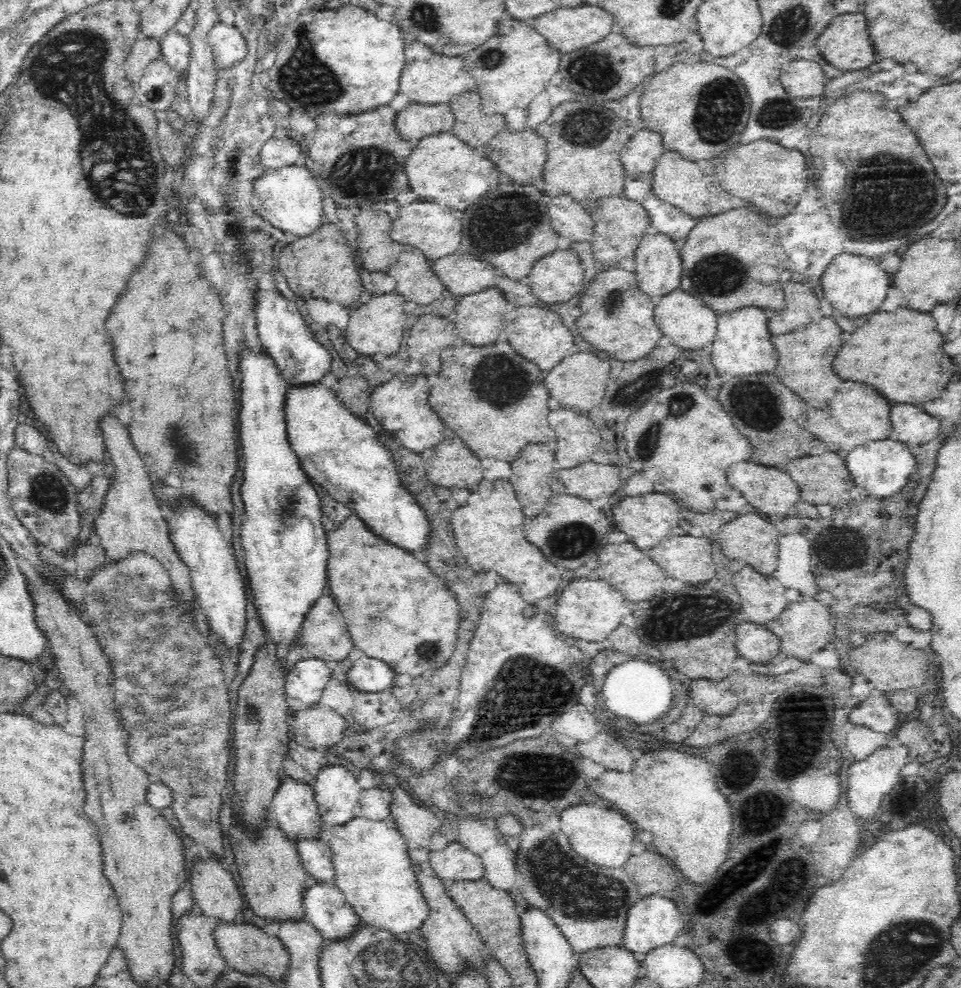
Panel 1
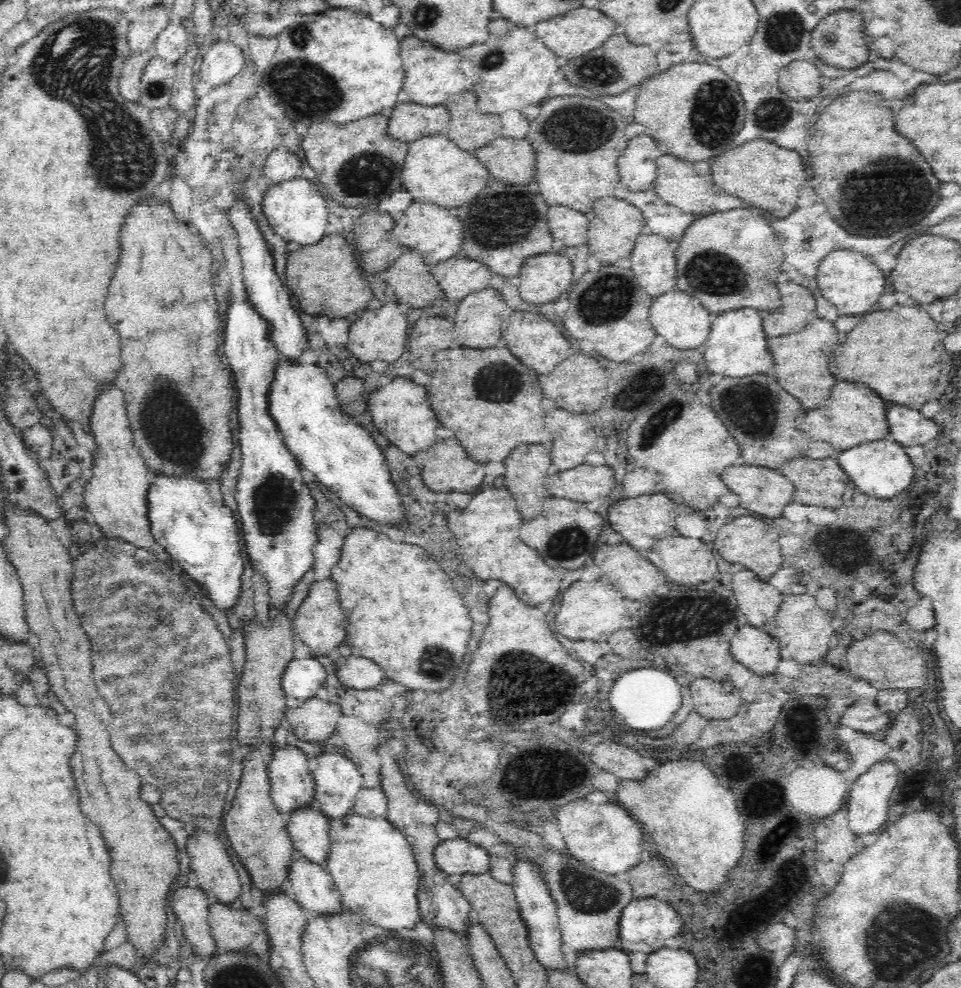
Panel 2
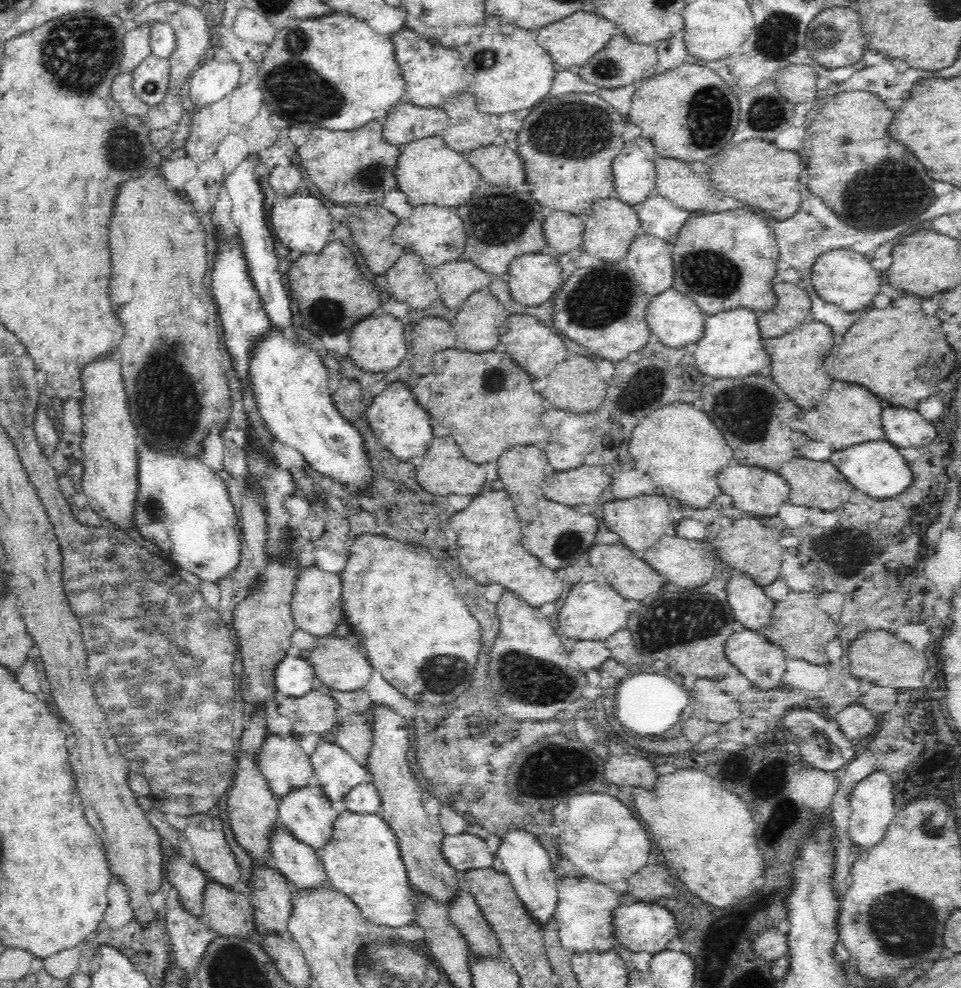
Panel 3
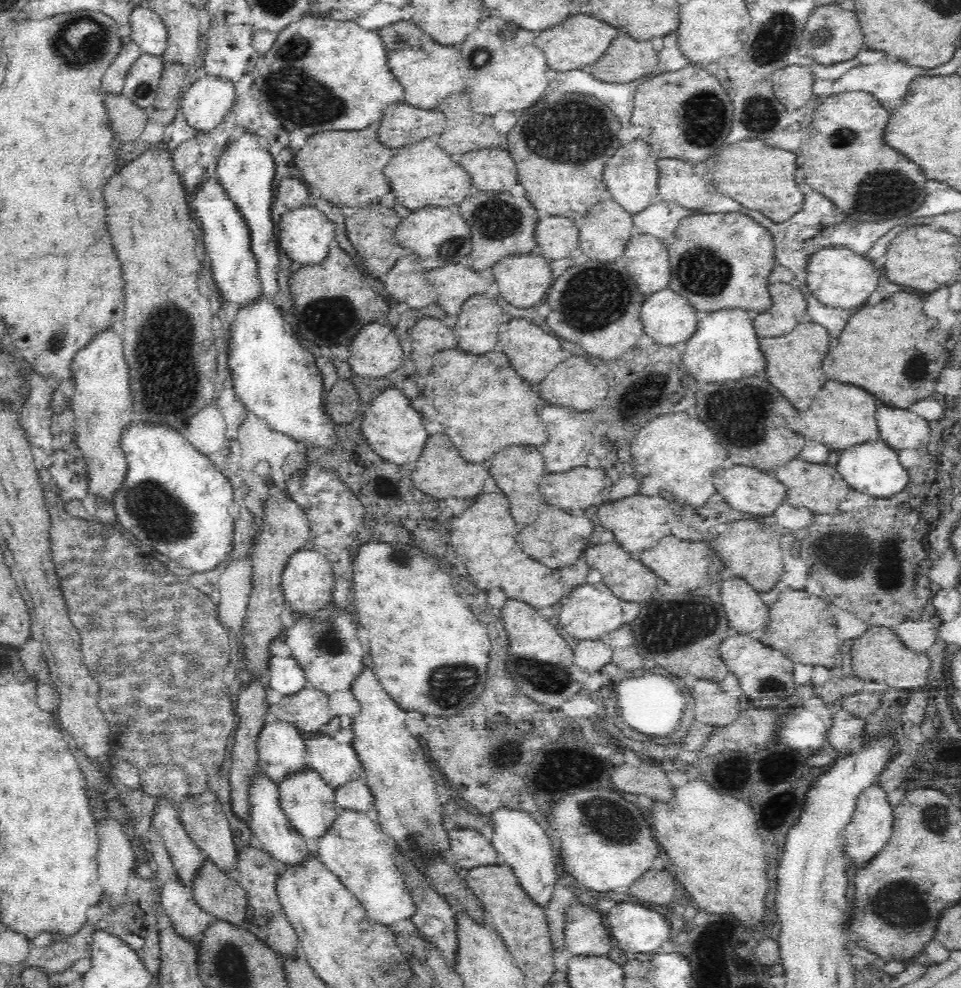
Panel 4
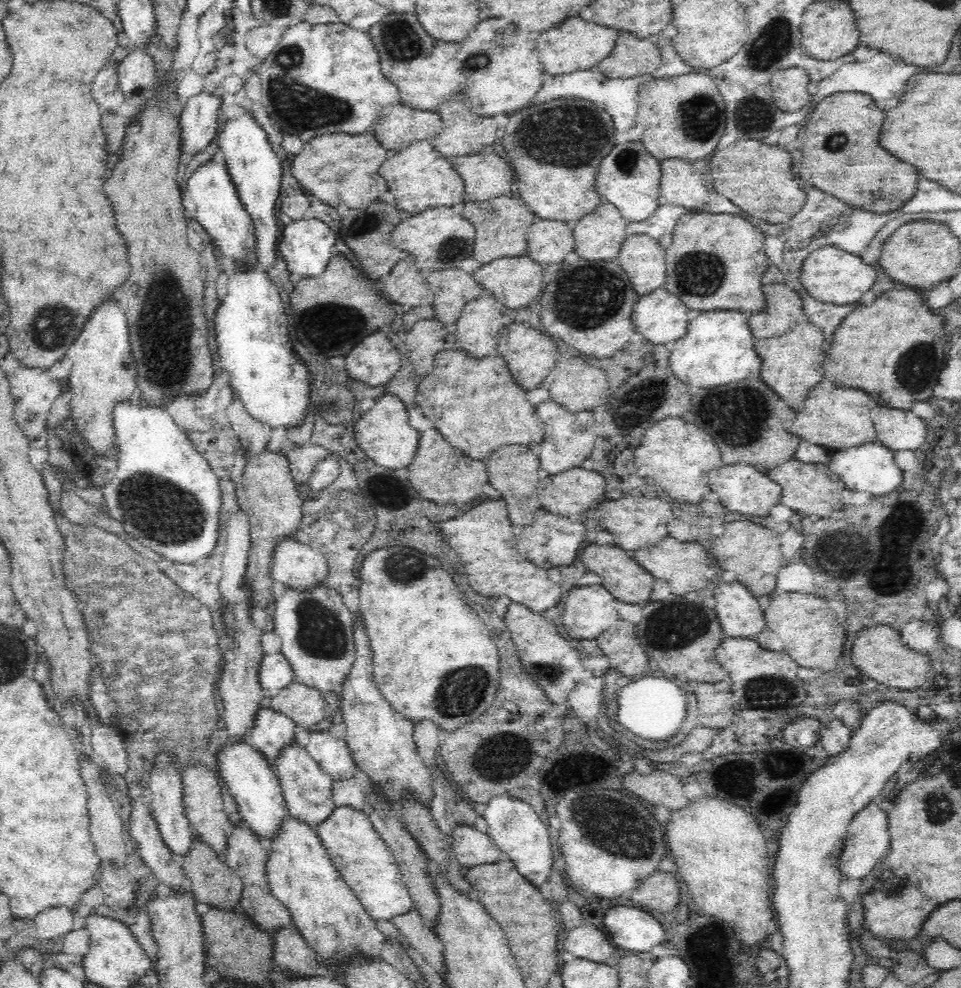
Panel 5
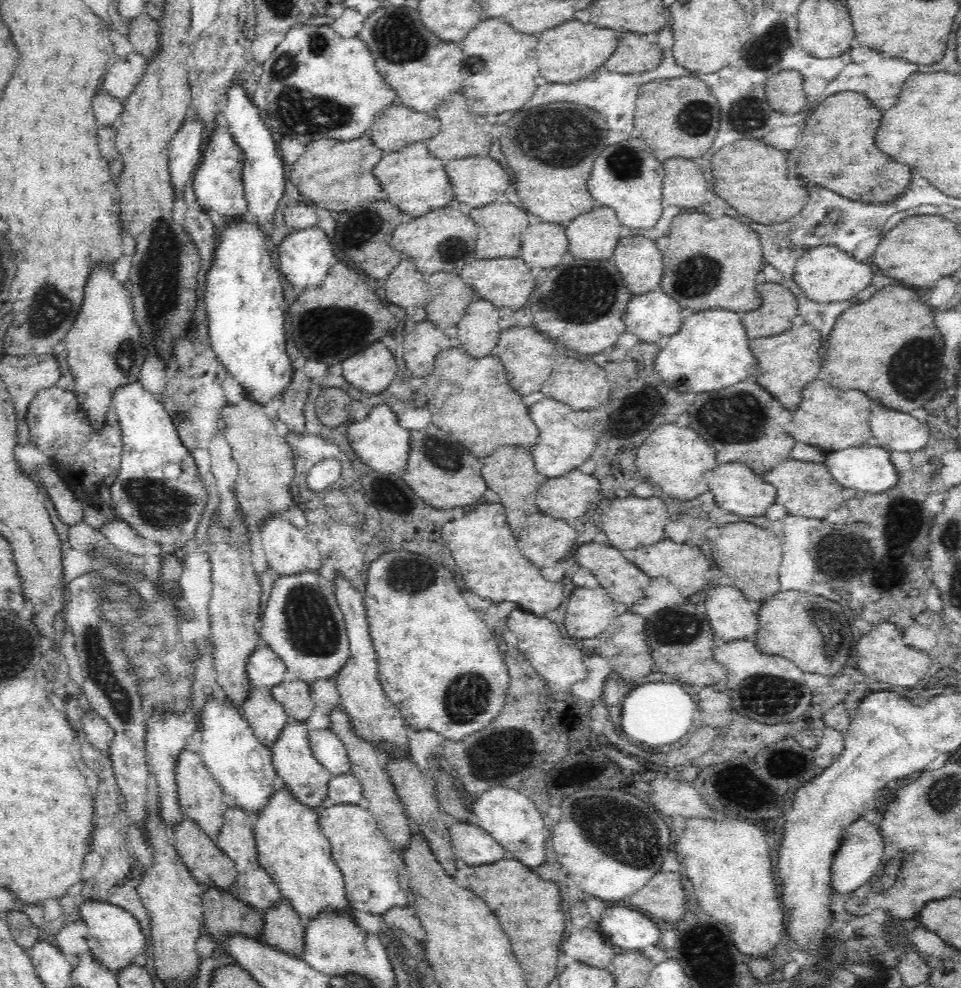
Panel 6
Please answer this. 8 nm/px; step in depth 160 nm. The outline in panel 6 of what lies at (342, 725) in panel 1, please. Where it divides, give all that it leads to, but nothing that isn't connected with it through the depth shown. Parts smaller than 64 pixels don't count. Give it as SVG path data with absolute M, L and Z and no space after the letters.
M302 680L282 681L278 686L274 686L270 693L274 700L285 708L289 718L295 721L305 721L317 710L310 696L310 686Z

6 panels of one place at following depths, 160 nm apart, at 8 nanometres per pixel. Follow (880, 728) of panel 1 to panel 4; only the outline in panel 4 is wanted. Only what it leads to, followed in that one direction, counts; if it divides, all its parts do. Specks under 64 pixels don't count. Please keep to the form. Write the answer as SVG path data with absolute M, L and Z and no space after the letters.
M842 708L833 716L833 725L828 730L828 740L832 747L846 750L848 743L864 735L866 718Z

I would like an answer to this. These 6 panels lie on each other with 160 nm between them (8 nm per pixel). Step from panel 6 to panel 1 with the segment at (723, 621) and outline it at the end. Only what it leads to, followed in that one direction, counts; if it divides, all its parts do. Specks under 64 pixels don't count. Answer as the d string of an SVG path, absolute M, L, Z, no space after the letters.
M745 564L733 574L742 612L750 622L763 625L778 618L788 606L787 588L772 574L762 574Z

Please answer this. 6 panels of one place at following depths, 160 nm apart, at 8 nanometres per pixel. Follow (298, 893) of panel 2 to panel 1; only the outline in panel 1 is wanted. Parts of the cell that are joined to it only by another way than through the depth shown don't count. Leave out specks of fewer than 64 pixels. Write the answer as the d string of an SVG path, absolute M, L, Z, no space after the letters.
M311 880L308 887L306 916L326 942L346 942L364 927L358 913L336 886Z

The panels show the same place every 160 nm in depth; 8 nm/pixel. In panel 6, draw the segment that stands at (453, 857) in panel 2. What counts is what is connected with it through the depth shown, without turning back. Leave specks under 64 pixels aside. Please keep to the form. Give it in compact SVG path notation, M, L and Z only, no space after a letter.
M457 821L449 827L449 834L456 858L470 866L504 859L504 848L479 825Z

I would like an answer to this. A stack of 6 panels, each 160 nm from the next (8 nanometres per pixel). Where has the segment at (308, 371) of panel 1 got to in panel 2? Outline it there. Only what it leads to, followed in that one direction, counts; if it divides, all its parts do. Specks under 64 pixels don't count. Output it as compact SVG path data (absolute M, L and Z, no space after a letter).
M234 202L233 208L230 210L230 220L236 229L239 240L239 253L243 264L243 282L248 302L254 307L259 318L267 324L271 342L274 343L279 354L288 362L302 363L302 356L310 351L306 328L300 320L299 311L294 310L294 306L292 306L289 290L282 285L282 280L276 275L274 261L265 245L263 235L259 233L249 215L249 208L243 202Z

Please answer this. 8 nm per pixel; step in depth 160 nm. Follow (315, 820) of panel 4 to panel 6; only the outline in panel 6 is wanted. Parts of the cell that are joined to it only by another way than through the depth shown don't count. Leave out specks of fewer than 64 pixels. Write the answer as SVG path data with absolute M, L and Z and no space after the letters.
M289 718L286 728L282 730L282 734L270 749L279 782L290 791L295 801L320 814L327 806L325 801L328 799L329 783L333 775L326 771L314 757L307 732L304 721Z

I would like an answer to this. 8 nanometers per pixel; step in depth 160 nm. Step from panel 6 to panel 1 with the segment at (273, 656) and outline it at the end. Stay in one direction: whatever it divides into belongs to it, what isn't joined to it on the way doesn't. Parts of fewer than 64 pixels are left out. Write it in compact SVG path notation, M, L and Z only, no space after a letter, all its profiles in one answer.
M316 658L302 659L284 676L285 694L300 700L307 709L318 706L333 672L334 668L326 661Z

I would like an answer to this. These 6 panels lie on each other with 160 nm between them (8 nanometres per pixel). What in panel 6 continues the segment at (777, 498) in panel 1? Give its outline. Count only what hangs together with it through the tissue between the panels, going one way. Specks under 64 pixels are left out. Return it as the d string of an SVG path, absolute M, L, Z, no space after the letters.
M740 462L718 464L705 473L708 488L714 493L718 506L736 516L764 516L776 500L776 487L760 478L748 465Z

